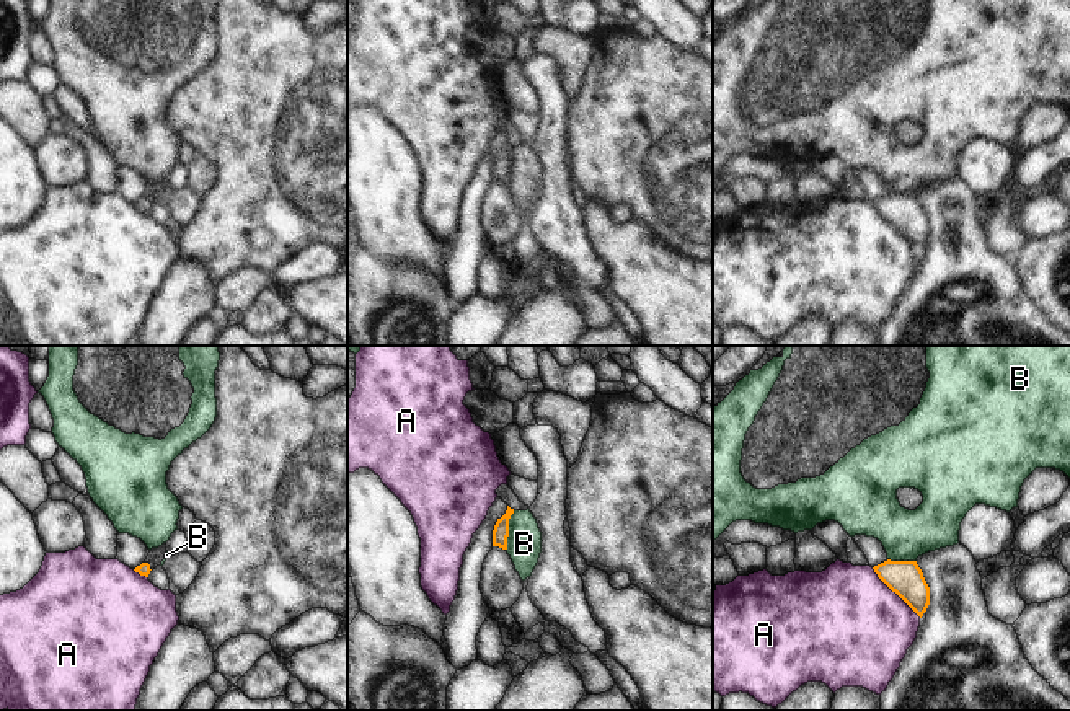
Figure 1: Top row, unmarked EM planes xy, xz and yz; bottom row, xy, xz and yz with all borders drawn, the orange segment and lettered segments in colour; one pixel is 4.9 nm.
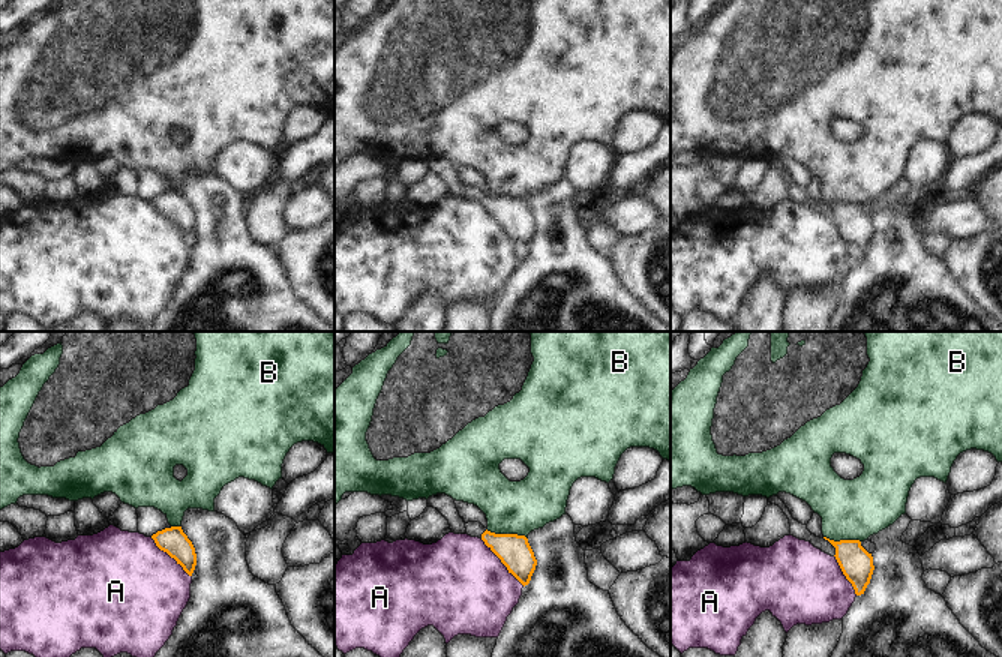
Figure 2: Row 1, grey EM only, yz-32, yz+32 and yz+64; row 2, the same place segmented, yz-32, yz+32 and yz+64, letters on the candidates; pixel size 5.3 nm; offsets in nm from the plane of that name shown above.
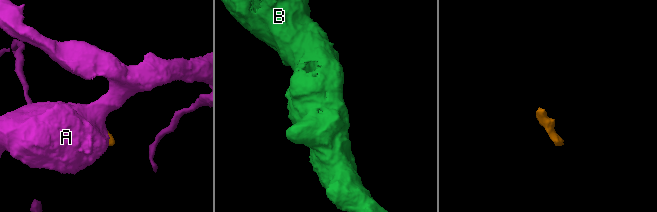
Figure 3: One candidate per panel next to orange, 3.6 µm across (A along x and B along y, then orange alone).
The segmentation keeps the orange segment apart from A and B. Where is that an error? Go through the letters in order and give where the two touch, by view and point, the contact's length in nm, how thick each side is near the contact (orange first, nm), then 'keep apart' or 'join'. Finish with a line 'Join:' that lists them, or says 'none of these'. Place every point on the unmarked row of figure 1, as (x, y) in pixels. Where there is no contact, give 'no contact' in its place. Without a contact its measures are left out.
A: contact yz (896, 227); length 340 nm; calibres 170 and 480 nm; keep apart
B: contact xz (508, 165); length 200 nm; calibres 80 and 180 nm; keep apart
Join: none of these

